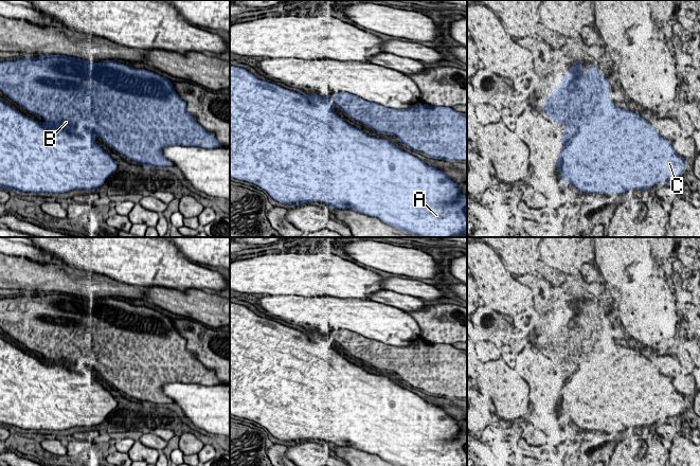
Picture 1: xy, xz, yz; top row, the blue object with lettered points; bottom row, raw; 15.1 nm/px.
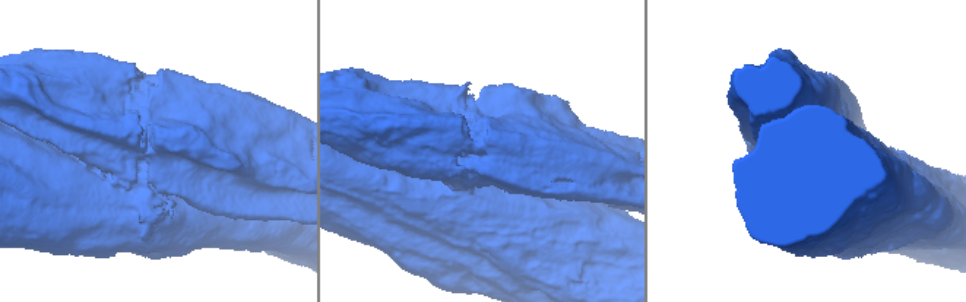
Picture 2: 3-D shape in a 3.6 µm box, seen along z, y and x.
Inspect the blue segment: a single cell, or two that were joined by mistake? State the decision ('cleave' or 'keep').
cleave

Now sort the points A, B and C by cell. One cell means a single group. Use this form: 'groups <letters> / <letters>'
groups A C / B

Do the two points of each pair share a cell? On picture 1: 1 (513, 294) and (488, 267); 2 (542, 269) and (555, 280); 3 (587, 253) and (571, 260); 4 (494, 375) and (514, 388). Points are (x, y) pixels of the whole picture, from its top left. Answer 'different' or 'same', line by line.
1: same
2: same
3: same
4: same

